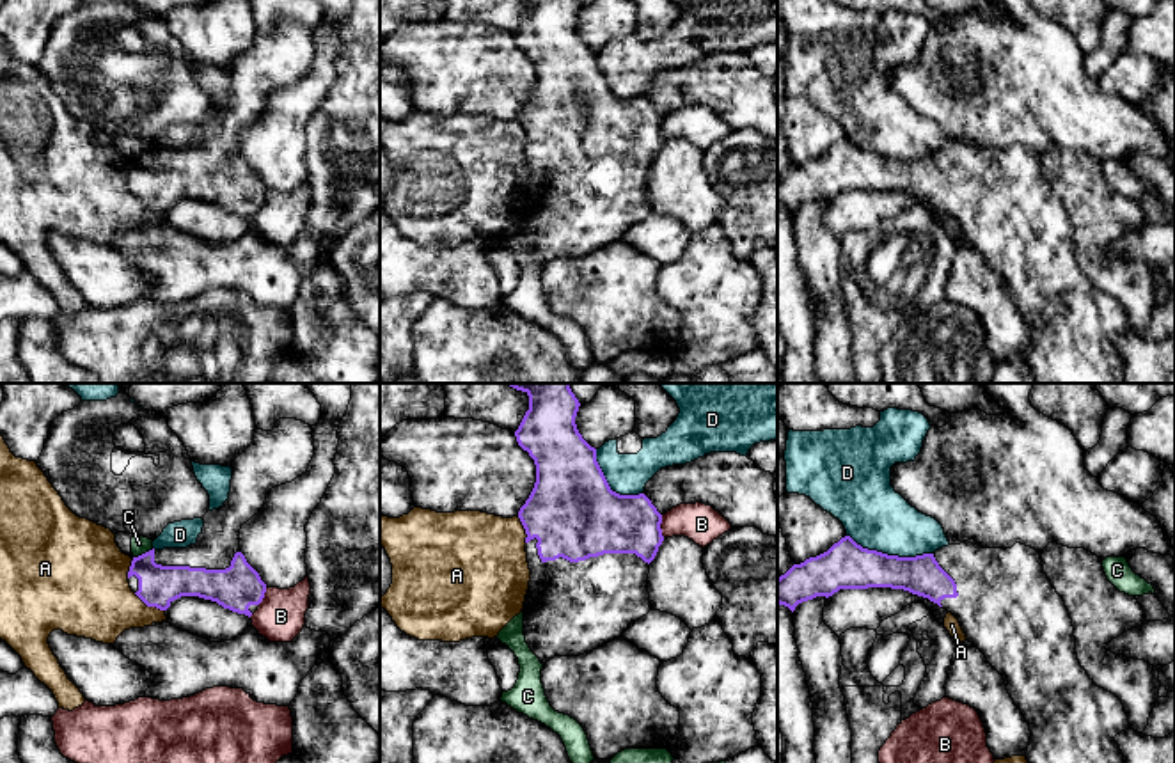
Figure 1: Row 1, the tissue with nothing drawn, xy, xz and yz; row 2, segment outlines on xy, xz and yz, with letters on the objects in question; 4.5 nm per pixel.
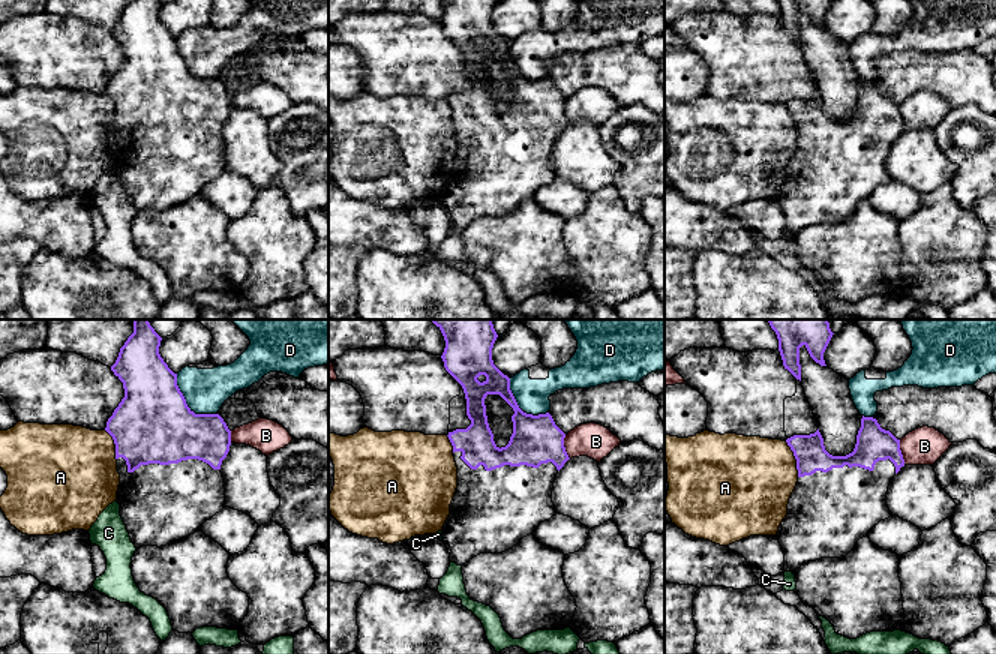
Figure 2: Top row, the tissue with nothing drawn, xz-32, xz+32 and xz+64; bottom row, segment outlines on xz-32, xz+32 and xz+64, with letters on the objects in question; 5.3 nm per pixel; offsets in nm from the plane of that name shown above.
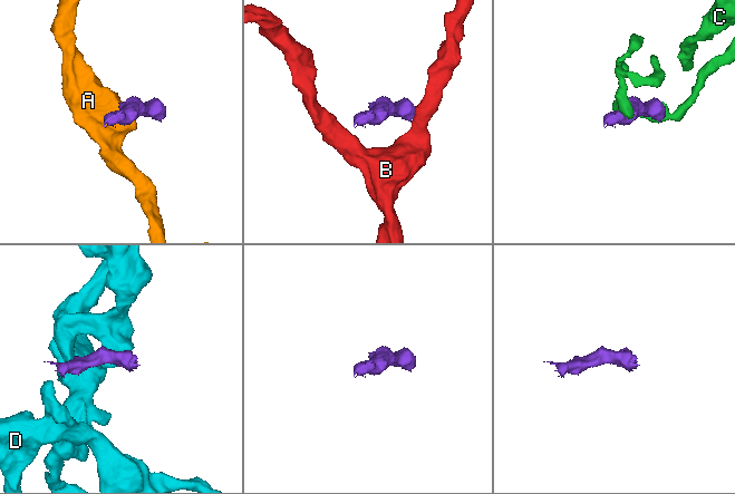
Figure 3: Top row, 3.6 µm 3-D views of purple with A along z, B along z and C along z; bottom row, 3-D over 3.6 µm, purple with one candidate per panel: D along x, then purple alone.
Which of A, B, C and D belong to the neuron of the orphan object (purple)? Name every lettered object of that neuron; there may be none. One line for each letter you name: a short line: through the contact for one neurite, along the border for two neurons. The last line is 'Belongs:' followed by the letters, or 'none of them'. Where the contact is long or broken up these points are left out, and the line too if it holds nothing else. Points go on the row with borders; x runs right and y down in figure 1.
Belongs: none of them

